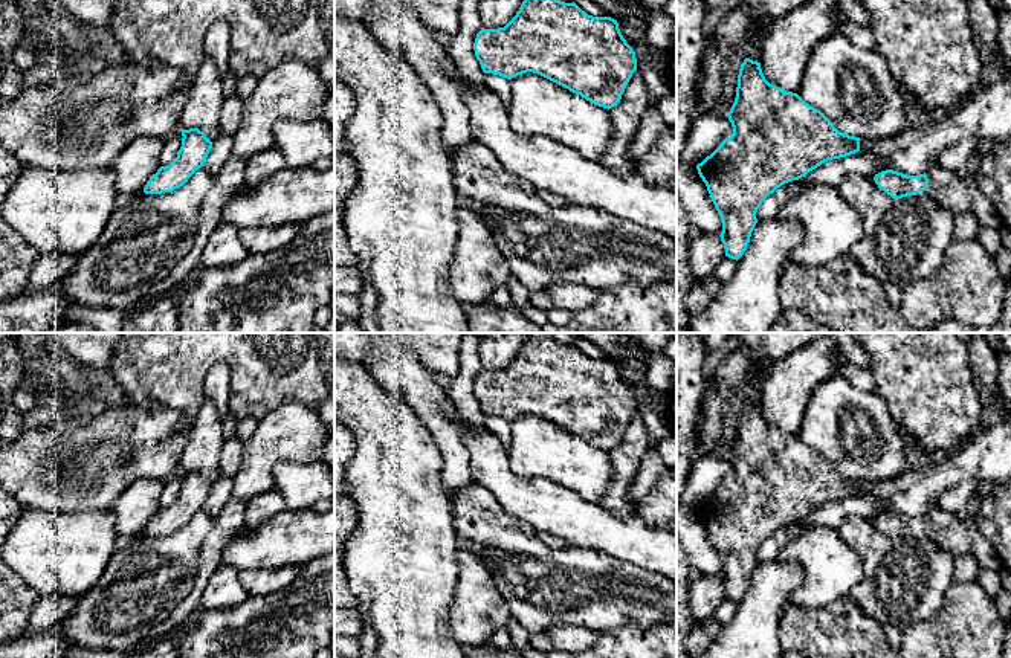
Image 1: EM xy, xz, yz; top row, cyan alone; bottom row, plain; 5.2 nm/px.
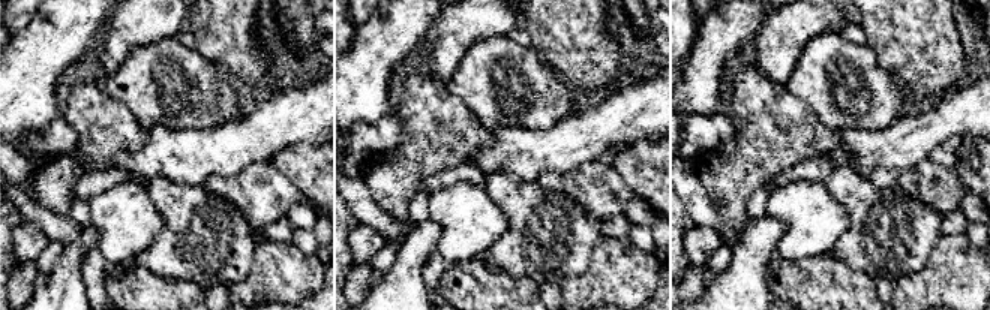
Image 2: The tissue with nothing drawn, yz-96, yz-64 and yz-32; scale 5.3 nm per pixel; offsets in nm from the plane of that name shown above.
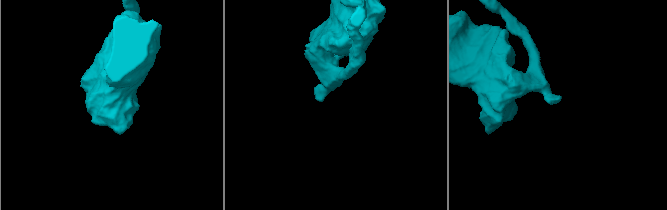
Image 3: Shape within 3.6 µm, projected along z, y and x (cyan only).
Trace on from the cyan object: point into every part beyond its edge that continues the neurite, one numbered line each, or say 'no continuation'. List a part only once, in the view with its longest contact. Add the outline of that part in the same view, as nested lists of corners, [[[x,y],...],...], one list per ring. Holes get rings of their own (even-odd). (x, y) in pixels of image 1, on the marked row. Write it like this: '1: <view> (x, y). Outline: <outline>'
1: yz (947, 190). Outline: [[[939,165],[930,166],[925,176],[929,179],[927,188],[916,195],[930,197],[938,206],[954,217],[973,209],[965,179]]]

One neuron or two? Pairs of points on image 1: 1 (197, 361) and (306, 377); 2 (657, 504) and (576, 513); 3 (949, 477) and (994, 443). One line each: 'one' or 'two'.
1: one
2: two
3: one

